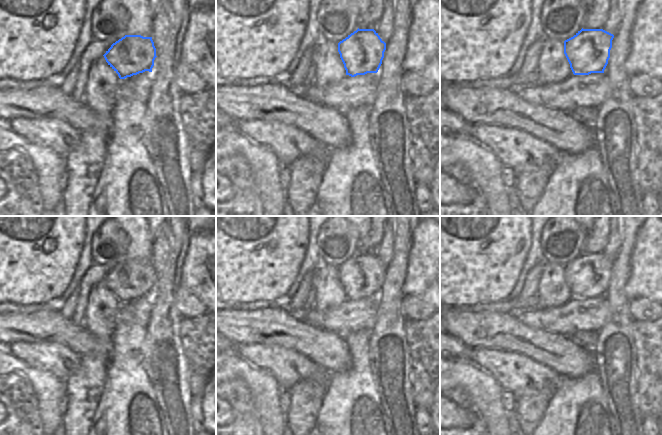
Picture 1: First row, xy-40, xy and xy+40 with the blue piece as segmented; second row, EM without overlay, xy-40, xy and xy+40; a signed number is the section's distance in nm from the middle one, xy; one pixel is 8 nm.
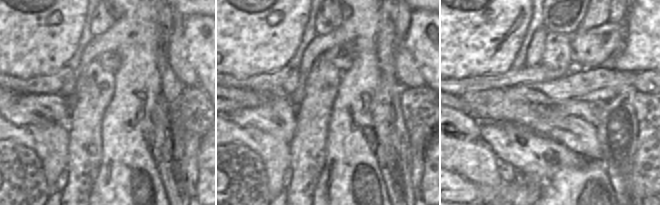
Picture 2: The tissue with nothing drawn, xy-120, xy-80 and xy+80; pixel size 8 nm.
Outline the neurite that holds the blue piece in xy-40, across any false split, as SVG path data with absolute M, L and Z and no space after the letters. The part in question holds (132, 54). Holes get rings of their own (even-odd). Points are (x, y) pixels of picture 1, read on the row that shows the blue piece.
M125 35L113 43L103 56L120 79L152 72L157 57L152 37L141 35Z

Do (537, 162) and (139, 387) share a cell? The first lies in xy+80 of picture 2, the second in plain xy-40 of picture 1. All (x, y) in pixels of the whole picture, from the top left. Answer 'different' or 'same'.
different

